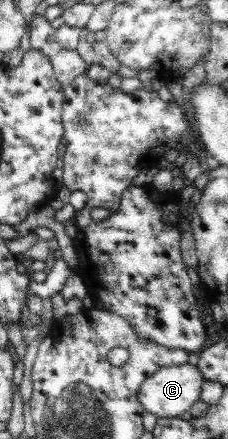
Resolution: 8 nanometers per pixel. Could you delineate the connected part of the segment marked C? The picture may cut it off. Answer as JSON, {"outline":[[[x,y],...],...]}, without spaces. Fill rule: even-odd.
{"outline":[[[188,361],[183,364],[172,364],[168,367],[160,368],[153,376],[145,380],[139,392],[141,405],[160,418],[175,418],[179,414],[190,410],[193,403],[200,400],[202,387],[205,383],[203,371],[197,365]]]}

